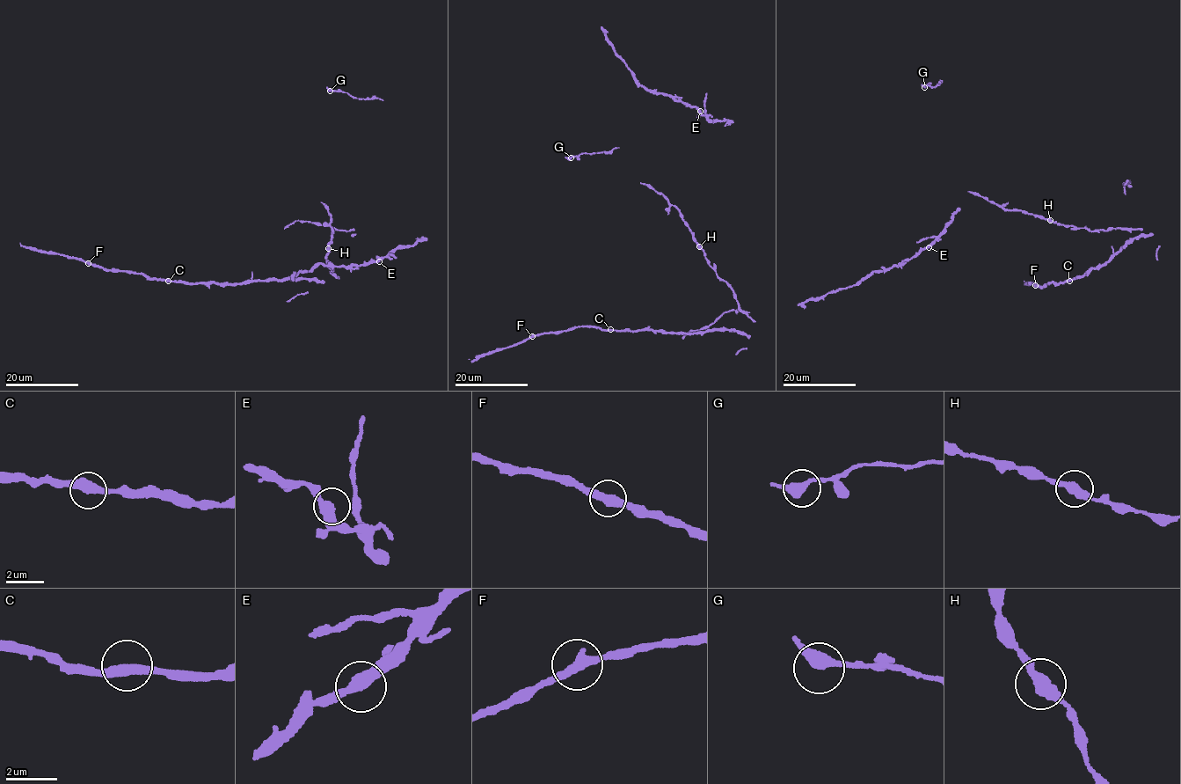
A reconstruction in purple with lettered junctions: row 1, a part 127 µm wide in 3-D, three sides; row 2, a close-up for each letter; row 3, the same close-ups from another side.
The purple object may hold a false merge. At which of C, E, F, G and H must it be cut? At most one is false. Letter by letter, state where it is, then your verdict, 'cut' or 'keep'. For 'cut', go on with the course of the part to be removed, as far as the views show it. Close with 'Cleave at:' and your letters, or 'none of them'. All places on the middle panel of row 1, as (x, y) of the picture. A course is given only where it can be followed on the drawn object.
C: at (610, 329); keep
E: at (700, 111); keep
F: at (532, 336); keep
G: at (571, 157); keep
H: at (699, 246); keep
Cleave at: none of them

